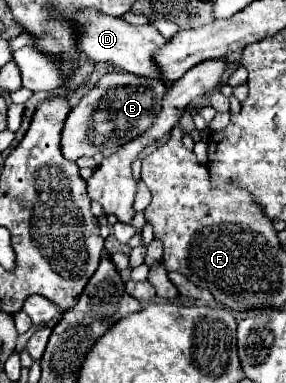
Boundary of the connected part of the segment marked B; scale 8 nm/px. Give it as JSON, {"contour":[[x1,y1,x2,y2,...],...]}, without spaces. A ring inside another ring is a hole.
{"contour":[[108,73,96,87,82,97,82,101,70,111,62,131,62,155,68,161,78,157,92,157,106,147,126,145,132,139,144,135,162,109,162,97,166,83,156,79,144,79,130,73]]}

